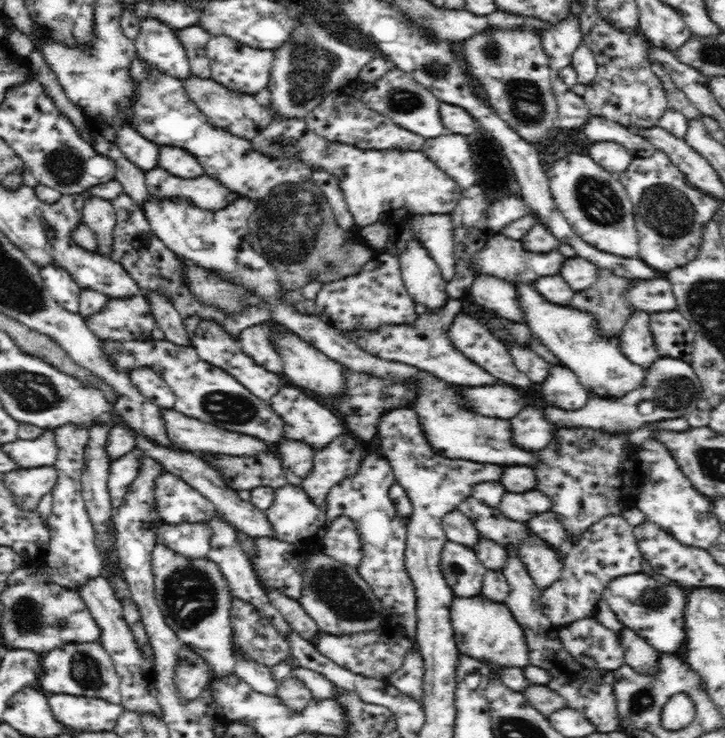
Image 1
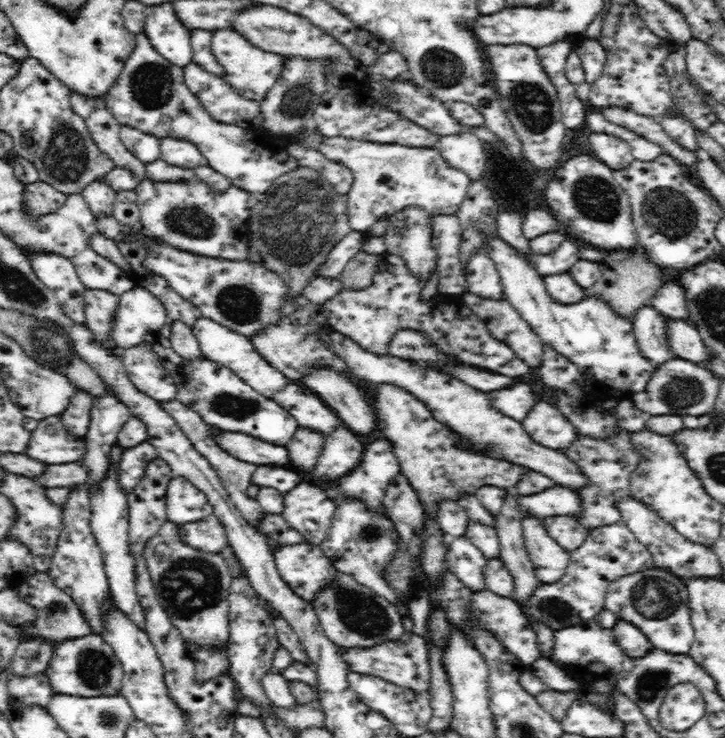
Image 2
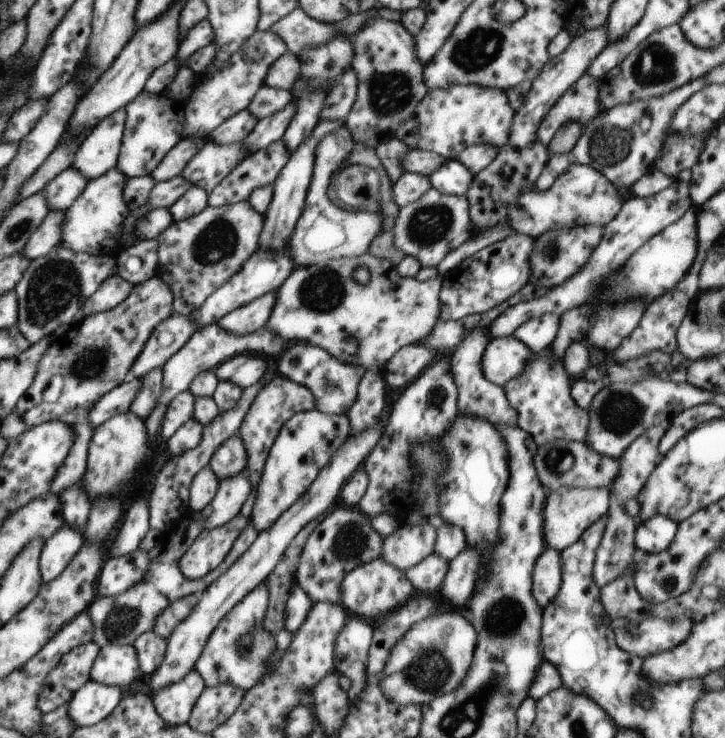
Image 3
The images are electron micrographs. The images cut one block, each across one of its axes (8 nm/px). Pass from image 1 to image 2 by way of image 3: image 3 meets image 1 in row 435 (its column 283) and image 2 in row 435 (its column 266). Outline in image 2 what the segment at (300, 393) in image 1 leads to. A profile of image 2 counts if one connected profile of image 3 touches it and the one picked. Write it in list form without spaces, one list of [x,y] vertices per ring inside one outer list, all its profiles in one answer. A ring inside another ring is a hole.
[[[287,384],[271,399],[296,419],[299,429],[309,428],[327,437],[343,425],[340,417],[306,385]]]

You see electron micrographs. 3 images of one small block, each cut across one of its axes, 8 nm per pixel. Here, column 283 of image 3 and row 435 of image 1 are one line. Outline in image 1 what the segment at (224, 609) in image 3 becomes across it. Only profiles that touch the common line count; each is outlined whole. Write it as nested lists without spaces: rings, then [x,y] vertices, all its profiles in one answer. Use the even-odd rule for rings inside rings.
[[[532,405],[524,407],[516,418],[510,420],[510,424],[514,430],[512,442],[516,442],[516,447],[535,452],[546,448],[559,428],[556,423],[544,417],[541,408]]]

